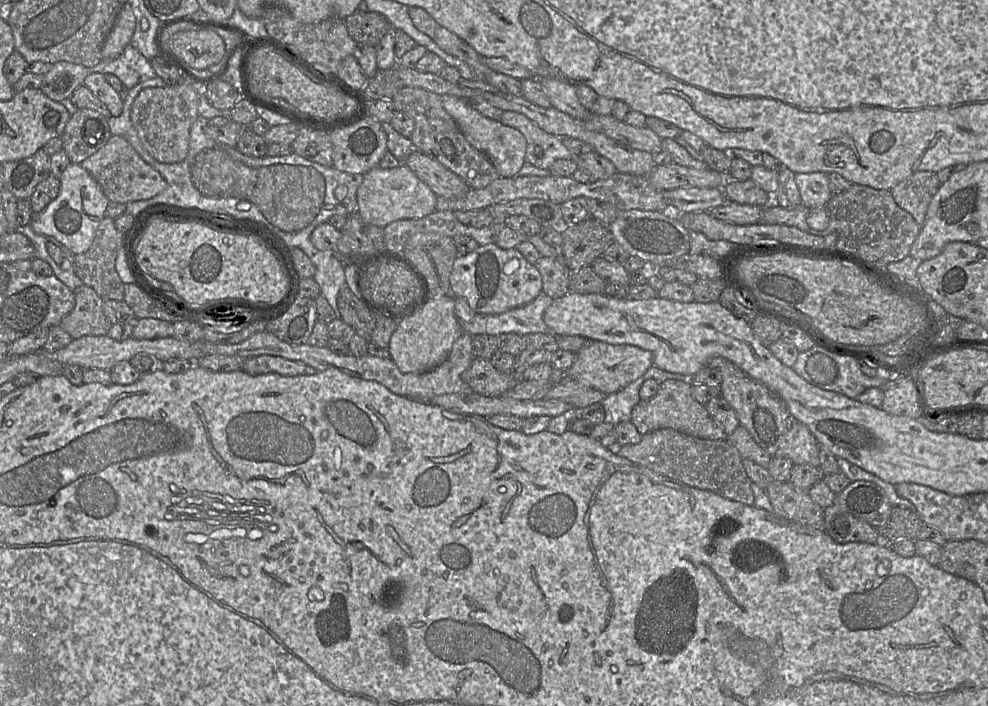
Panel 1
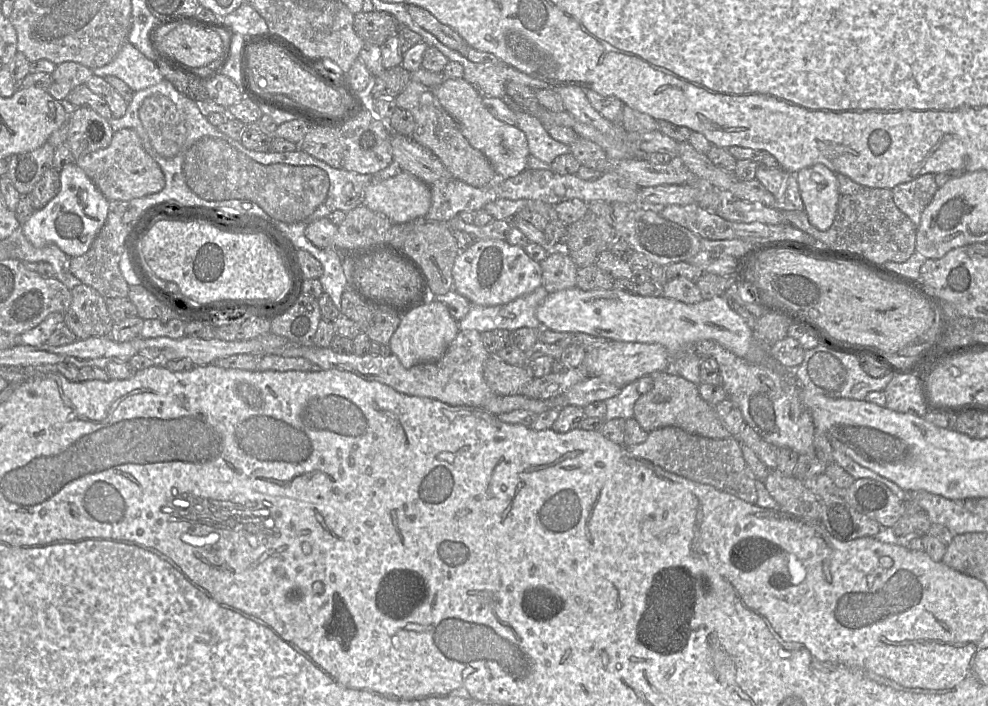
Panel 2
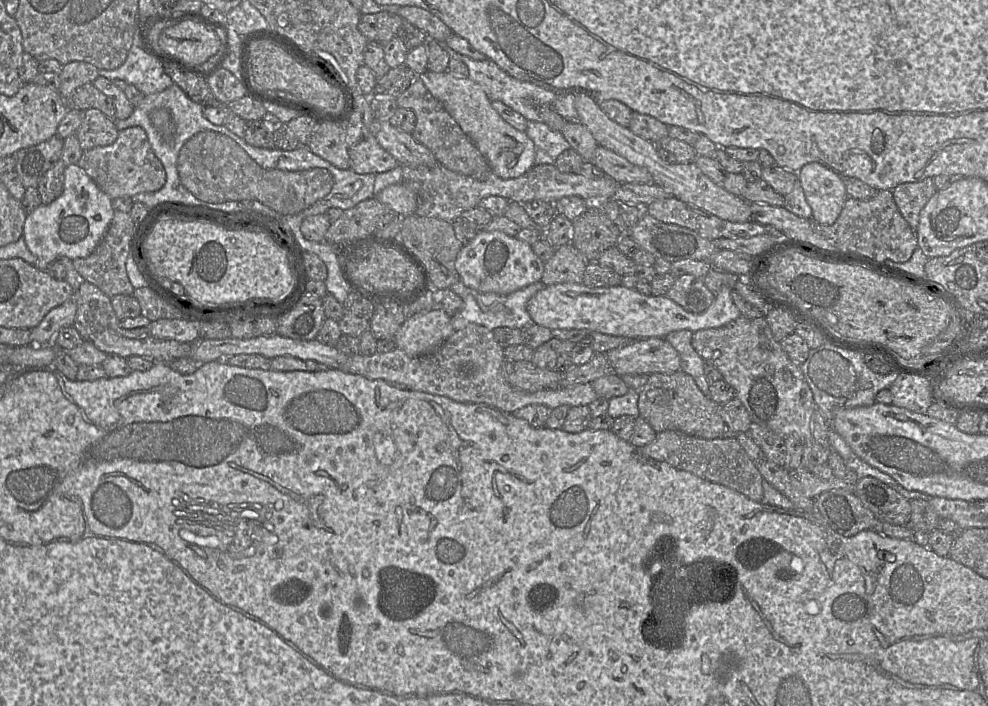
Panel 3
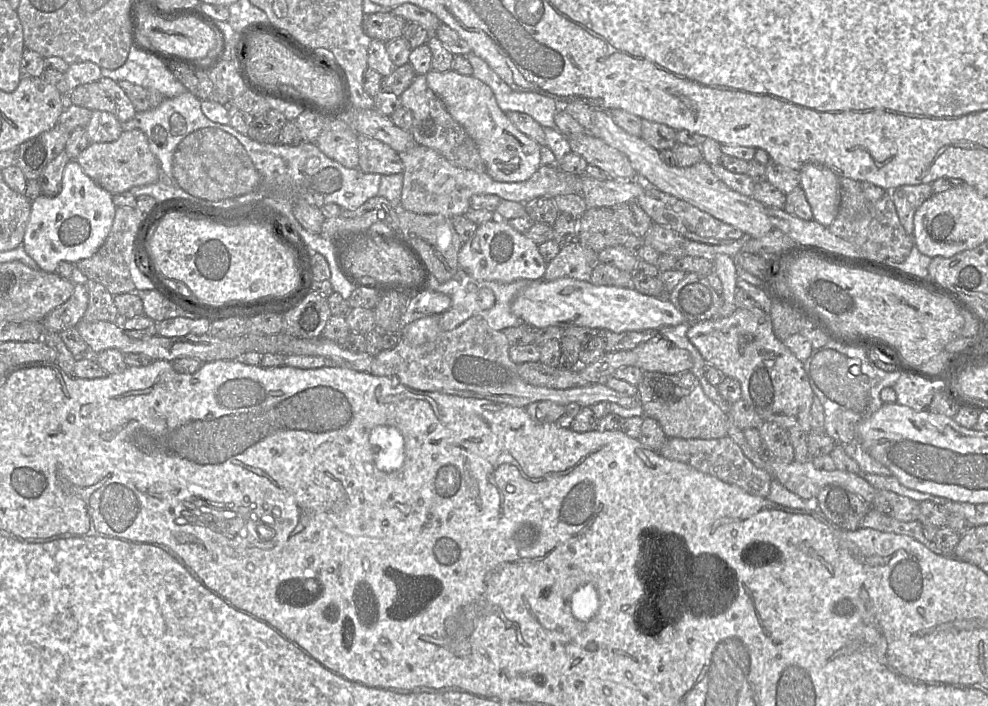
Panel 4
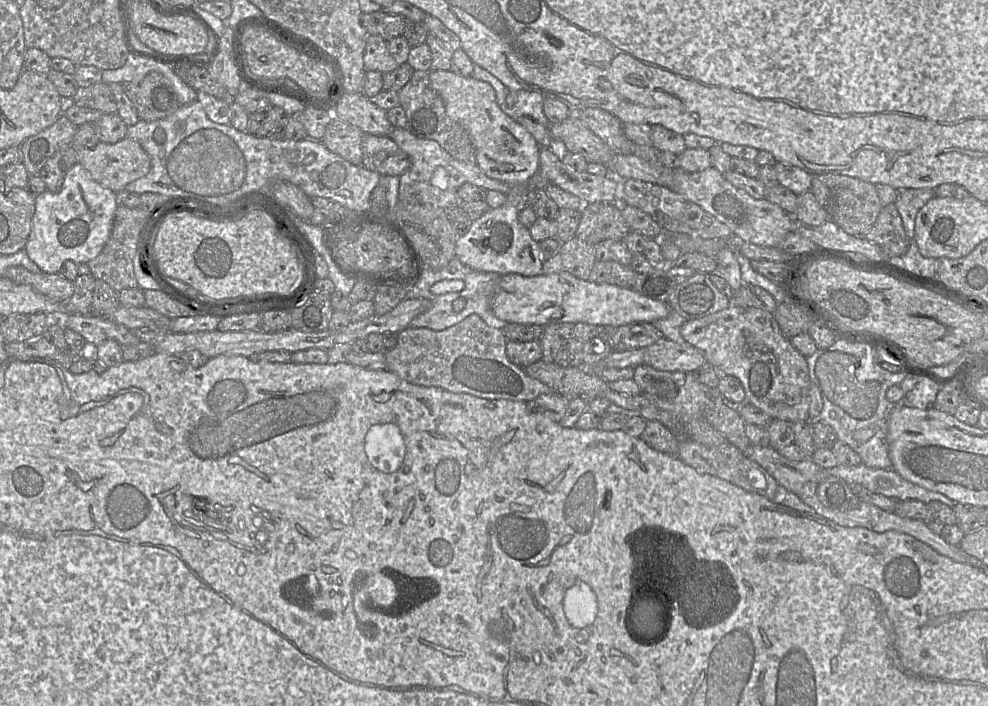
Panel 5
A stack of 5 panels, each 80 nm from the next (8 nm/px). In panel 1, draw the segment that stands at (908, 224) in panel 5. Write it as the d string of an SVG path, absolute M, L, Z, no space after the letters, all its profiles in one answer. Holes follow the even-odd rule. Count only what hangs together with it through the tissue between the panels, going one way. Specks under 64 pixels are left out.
M919 171L901 181L890 191L897 205L909 212L922 227L929 204L940 185L937 173Z

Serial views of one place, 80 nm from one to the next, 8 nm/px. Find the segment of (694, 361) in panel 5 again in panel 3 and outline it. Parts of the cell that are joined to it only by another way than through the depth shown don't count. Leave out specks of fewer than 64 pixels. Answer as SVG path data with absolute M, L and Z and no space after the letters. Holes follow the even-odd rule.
M644 338L605 353L613 373L624 375L673 374L680 370L680 357L665 338Z

